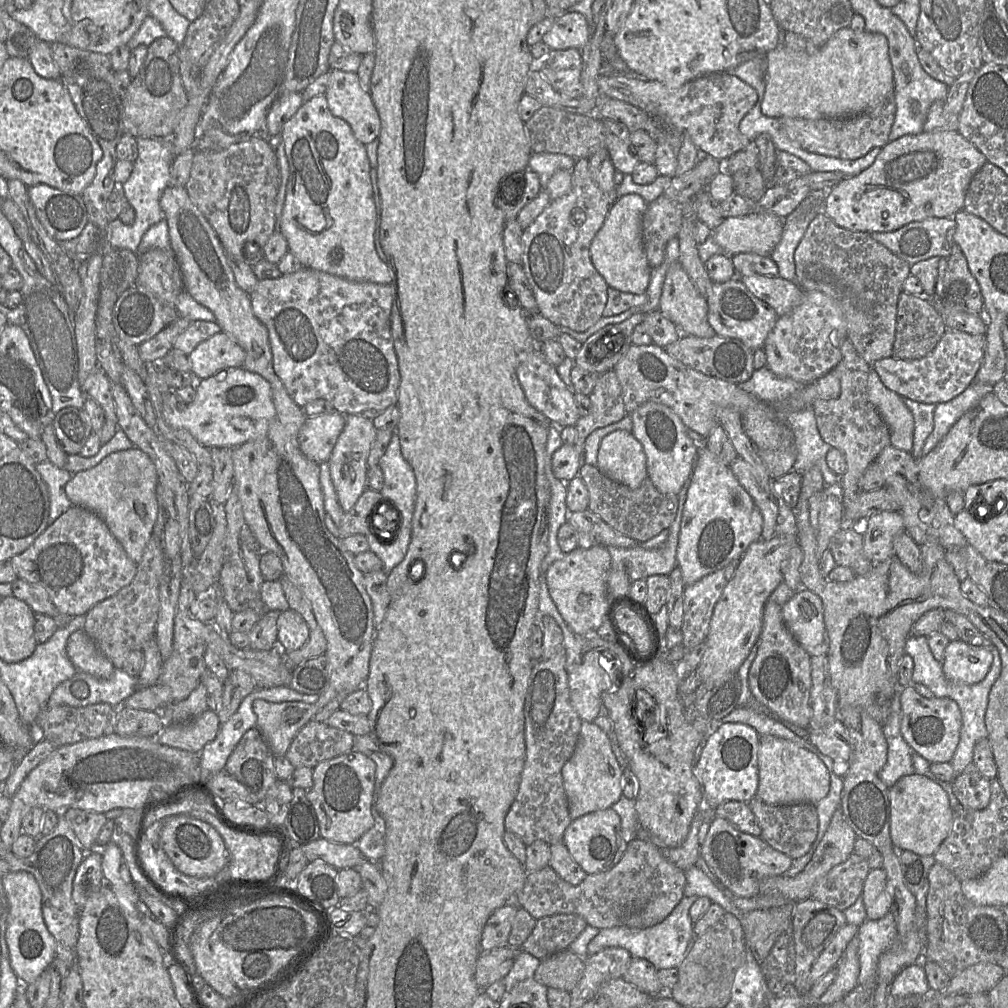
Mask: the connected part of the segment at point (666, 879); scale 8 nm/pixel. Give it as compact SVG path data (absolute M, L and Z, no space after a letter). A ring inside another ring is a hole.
M636 838L627 844L620 861L612 869L587 875L577 885L571 885L561 879L549 866L528 873L525 884L514 901L536 920L556 914L576 914L581 916L587 925L599 930L620 925L630 928L646 928L662 922L675 909L684 897L685 884L685 871L670 862L660 847L649 838Z

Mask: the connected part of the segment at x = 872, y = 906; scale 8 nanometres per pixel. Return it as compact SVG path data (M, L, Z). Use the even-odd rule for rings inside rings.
M883 868L869 871L861 896L869 920L878 920L891 911L891 898L887 892L887 876Z

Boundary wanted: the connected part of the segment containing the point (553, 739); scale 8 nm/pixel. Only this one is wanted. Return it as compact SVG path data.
M564 647L551 658L534 661L524 702L525 763L517 795L505 816L505 829L528 846L541 840L548 845L562 842L563 834L572 822L565 794L562 768L574 753L582 720L571 705Z

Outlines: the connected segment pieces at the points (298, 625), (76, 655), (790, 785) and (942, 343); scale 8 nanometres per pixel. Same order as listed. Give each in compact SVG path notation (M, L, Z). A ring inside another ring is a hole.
M292 609L280 612L277 631L277 647L283 653L301 648L309 638L307 622Z
M77 630L69 636L66 652L77 671L104 680L109 679L114 673L115 668L111 661L98 649L84 630Z
M761 735L758 749L758 789L754 798L768 805L816 804L830 789L830 775L818 756L783 738Z
M947 329L935 348L926 356L914 360L902 360L893 357L877 360L871 365L879 375L882 383L893 392L922 403L938 404L946 402L963 392L973 381L983 360L985 336Z

